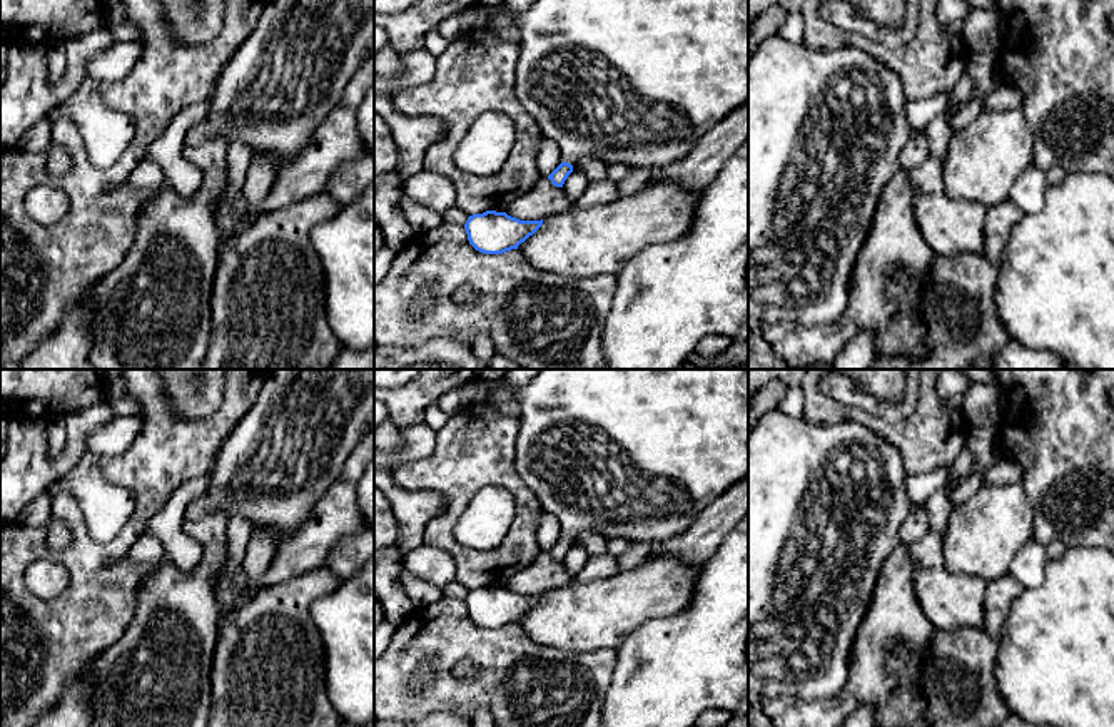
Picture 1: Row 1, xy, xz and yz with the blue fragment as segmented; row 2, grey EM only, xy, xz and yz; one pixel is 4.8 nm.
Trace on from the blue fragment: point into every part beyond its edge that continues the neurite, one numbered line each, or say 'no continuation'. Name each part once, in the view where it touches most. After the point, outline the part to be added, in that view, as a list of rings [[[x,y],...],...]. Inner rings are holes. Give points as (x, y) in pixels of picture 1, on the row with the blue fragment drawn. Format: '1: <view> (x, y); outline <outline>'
1: xz (637, 82); outline [[[534,0],[528,10],[511,15],[511,20],[519,35],[514,94],[543,137],[554,142],[563,162],[571,165],[581,157],[596,157],[606,164],[665,169],[683,160],[708,130],[748,102],[748,0]]]

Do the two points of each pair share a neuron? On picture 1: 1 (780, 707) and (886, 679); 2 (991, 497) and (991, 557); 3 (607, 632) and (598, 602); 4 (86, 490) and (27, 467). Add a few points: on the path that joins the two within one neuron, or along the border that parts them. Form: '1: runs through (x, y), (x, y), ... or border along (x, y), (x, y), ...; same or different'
1: runs through (807, 709), (835, 709), (859, 691); same
2: runs through (991, 512), (991, 542); same
3: runs through (607, 625), (598, 609); same
4: border along (87, 453), (47, 488); different

